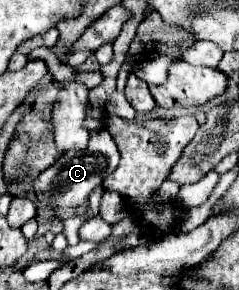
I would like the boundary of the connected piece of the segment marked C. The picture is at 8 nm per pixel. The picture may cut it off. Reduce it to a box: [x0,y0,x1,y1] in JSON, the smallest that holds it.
[34,129,118,221]

